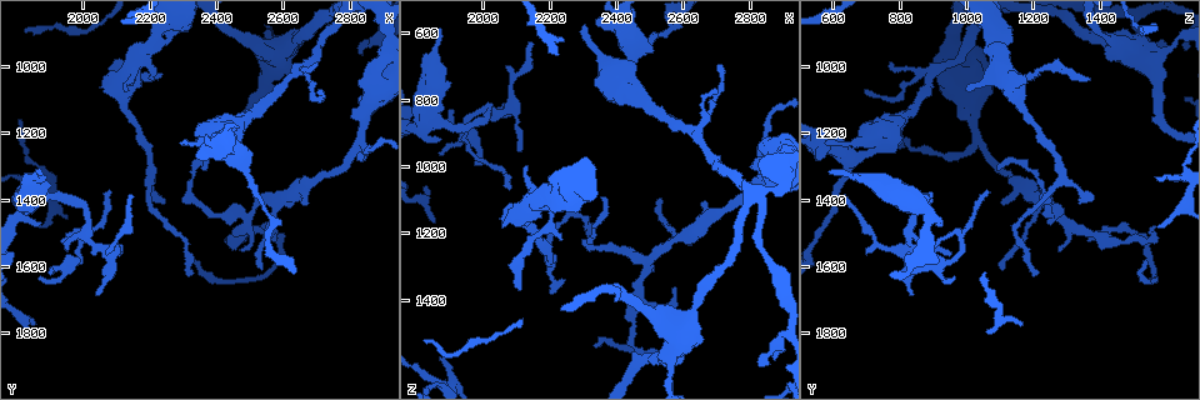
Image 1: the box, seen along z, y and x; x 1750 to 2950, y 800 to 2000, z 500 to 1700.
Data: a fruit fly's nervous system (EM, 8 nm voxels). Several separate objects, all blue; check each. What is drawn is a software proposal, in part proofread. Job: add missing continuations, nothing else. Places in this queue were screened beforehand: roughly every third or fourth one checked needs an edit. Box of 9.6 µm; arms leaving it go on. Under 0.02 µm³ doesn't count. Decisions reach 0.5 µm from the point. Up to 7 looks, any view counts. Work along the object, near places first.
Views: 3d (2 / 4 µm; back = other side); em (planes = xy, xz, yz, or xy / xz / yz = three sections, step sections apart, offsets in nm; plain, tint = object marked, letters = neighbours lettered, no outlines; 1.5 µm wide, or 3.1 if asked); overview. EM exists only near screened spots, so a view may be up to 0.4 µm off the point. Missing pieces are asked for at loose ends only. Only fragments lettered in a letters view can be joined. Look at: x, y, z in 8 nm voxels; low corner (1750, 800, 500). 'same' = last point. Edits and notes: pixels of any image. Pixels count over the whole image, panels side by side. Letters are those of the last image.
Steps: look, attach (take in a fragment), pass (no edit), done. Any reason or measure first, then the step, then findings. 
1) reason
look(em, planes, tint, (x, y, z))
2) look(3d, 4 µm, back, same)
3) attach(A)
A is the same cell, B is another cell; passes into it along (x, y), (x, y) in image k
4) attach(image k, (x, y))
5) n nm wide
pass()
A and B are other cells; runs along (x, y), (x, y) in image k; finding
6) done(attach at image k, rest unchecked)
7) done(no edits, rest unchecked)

look(em, planes, letters, (1870, 1320, 600))

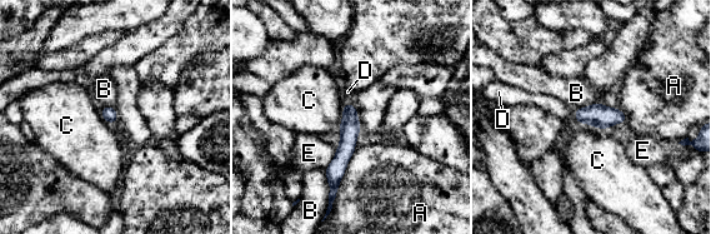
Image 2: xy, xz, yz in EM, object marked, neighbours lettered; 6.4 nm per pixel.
A touches over 400 nm
attach(D)
D is the same cell, A, B, C and E are other cells; passes into it along (599, 115), (575, 115), (547, 103) in image 2; the neuron continues

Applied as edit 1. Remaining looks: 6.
look(3d, 4 µm, (1910, 1610, 830))

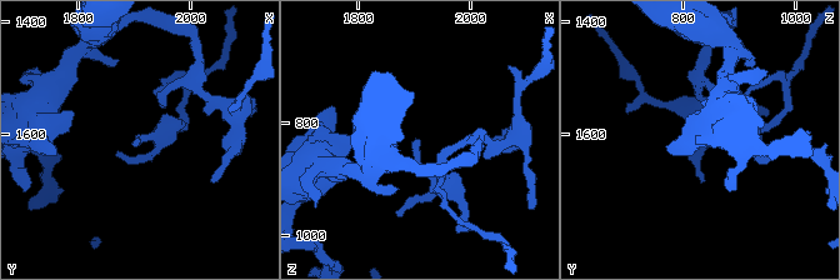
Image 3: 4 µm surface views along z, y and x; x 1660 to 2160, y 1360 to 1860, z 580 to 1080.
look(em, planes, letters, (1900, 1615, 830))

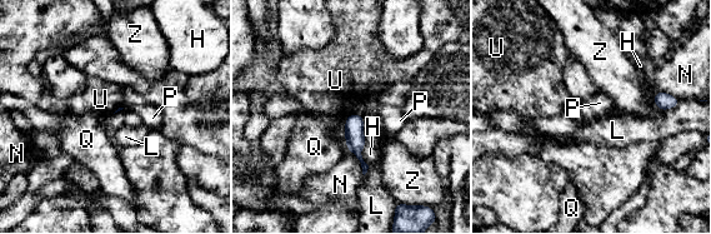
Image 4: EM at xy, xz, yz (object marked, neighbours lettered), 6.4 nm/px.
pass()
H, L, N, P, Q, U and Z are other cells; border along (350, 113), (345, 122), (345, 143) in image 4; none of them fits

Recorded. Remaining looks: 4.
branch stops here
look(em, xy, step 8, tint, (1880, 1480, 1580))

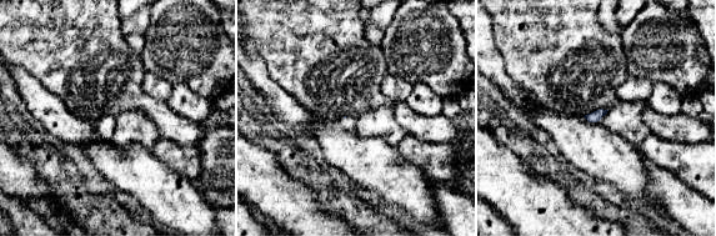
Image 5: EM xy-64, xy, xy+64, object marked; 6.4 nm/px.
another direction
look(em, planes, letters, same)

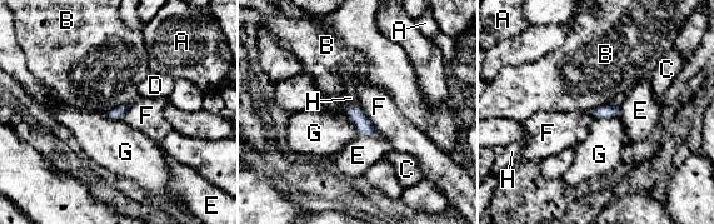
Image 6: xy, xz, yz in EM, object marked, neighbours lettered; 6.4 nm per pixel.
attach(H)
H is the same cell, A, B, C, D, E, F and G are other cells; the neuron continues

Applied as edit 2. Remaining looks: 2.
done(attach at image 2, attach at image 6, rest unchecked)

